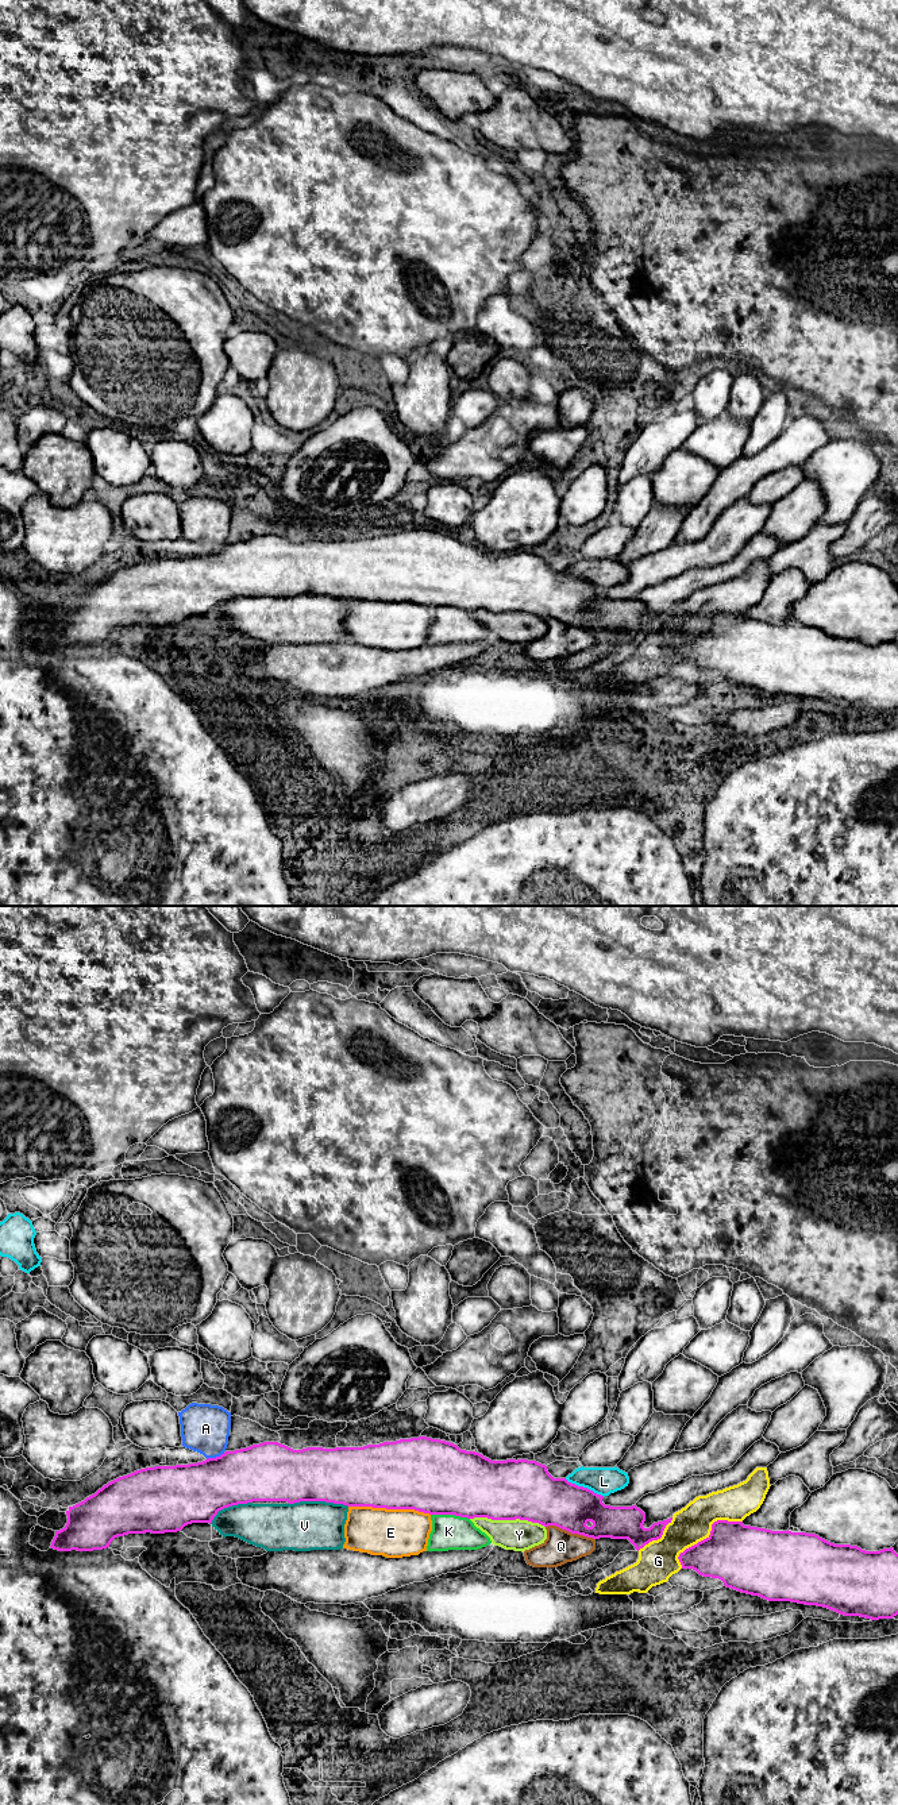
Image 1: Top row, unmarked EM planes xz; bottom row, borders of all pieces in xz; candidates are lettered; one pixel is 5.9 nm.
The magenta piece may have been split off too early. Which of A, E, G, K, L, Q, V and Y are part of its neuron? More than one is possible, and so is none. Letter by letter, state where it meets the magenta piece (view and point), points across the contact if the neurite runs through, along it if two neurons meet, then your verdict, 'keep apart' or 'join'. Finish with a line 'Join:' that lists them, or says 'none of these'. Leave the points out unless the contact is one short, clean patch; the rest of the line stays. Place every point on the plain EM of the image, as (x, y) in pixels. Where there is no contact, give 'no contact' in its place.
A: contact xz (216, 550); border xz (224, 546), (207, 552); keep apart
E: contact xz (389, 601); keep apart
G: contact xz (706, 631); keep apart
K: contact xz (450, 606); keep apart
L: contact xz (585, 581); keep apart
Q: contact xz (570, 624); keep apart
V: contact xz (319, 593); keep apart
Y: contact xz (508, 612); keep apart
Join: none of these

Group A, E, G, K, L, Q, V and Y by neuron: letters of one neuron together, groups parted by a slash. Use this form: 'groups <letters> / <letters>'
groups A / E V / G / K / L / Q / Y

